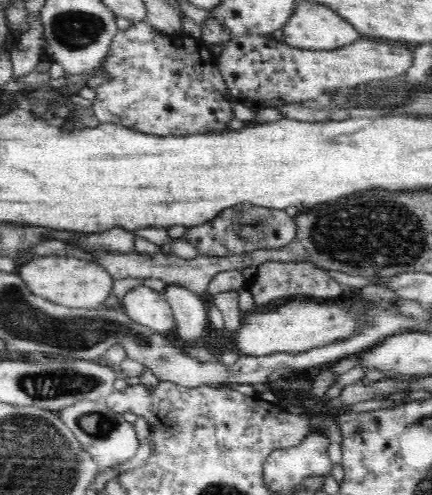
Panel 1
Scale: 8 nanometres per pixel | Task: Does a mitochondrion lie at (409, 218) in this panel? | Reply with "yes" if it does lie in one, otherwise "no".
yes

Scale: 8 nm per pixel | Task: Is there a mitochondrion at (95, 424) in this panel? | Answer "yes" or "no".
yes

